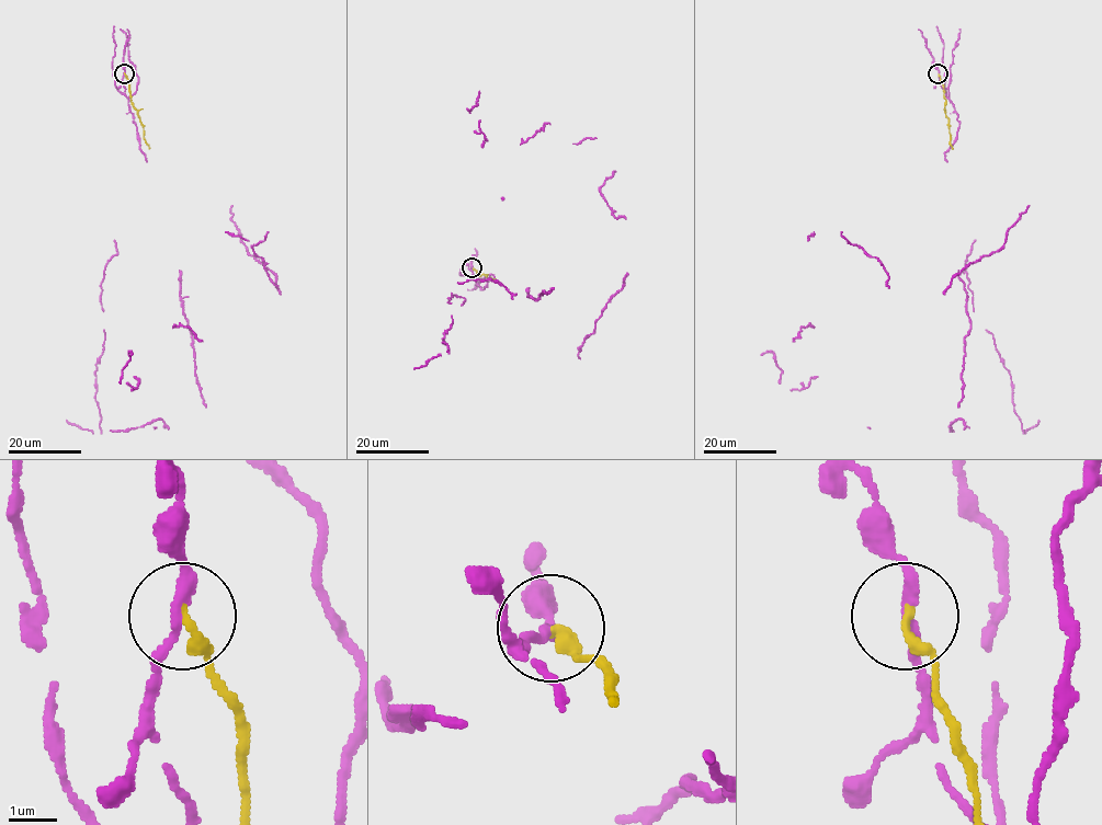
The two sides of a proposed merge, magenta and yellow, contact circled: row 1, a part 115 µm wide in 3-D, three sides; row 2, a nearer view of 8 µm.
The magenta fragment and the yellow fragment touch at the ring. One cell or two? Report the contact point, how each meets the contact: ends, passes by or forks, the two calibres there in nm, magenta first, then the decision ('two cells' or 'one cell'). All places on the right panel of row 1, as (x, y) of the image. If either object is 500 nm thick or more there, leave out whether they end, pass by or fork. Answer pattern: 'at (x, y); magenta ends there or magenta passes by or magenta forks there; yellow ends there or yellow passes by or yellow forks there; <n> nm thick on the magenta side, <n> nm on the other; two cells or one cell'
at (938, 73); magenta passes by; yellow ends there; 200 nm thick on the magenta side, 260 nm on the other; two cells

